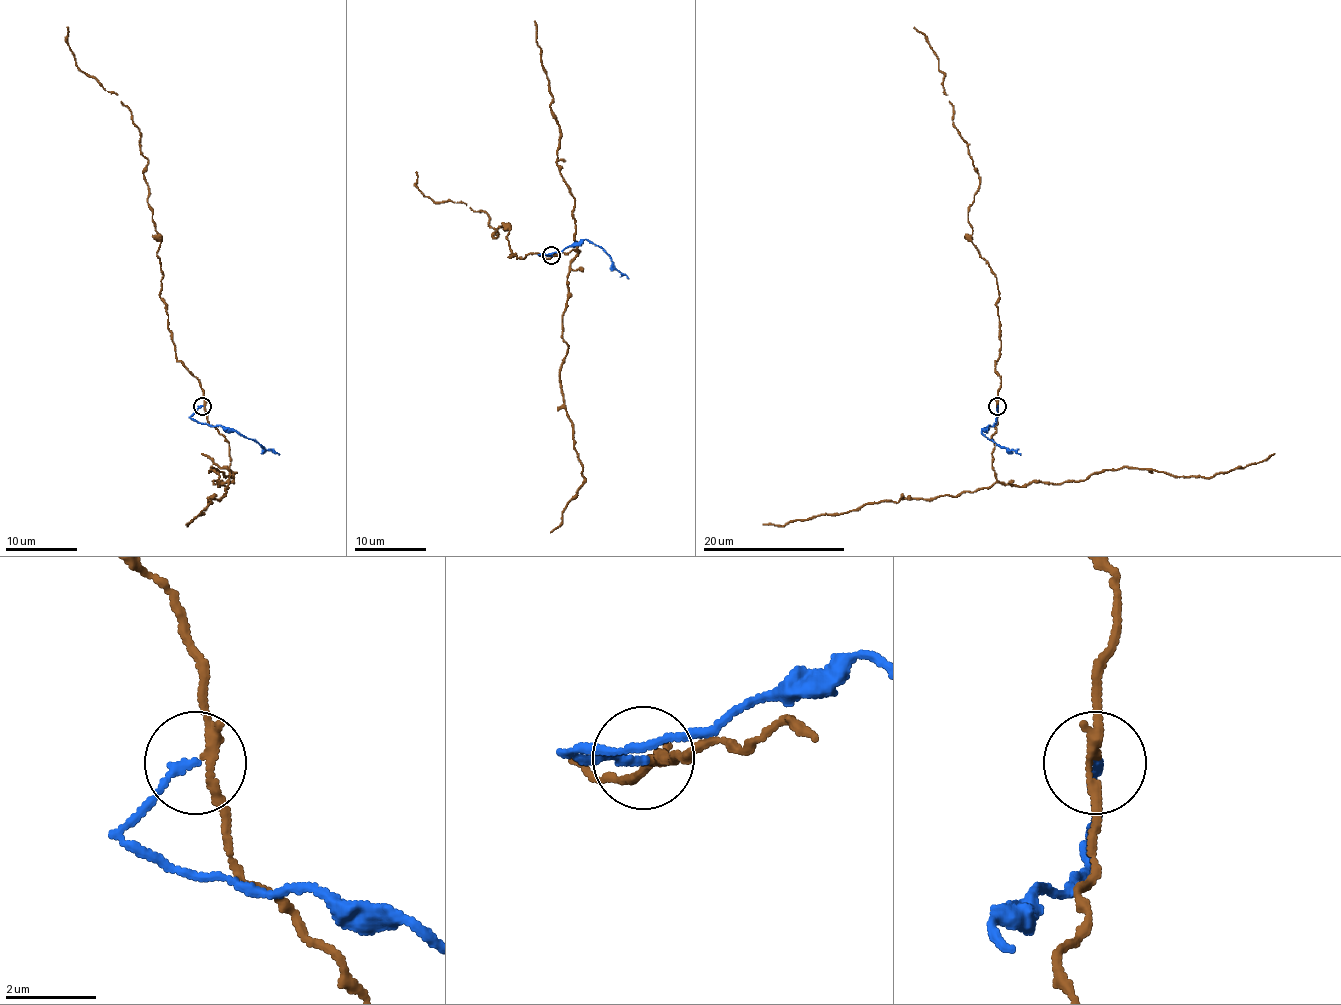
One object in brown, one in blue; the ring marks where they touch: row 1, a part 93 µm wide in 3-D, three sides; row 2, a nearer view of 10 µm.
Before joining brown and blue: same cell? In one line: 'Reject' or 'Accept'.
Reject

